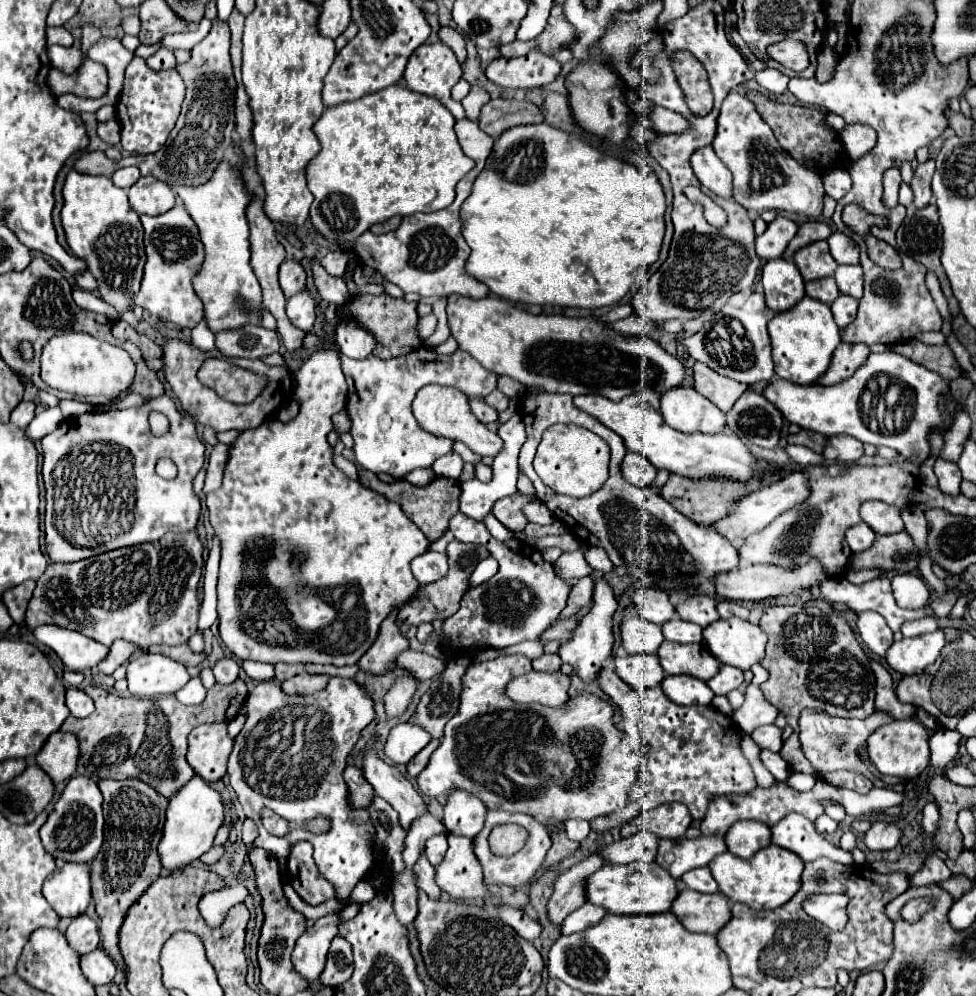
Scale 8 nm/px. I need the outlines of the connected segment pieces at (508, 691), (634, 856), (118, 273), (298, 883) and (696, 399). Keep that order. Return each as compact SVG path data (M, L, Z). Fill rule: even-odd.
M532 670L524 676L510 680L504 688L504 694L512 702L520 704L546 704L552 708L560 708L568 702L570 694L570 676L564 672L538 672Z
M642 830L642 832L636 832L634 836L622 838L614 844L600 848L600 852L612 864L630 864L636 860L652 862L658 852L658 840L660 838L654 836L654 832Z
M70 170L66 174L62 196L64 206L60 218L72 254L86 260L90 272L98 280L100 298L112 304L118 312L128 310L130 296L140 288L146 254L142 242L144 230L138 214L128 204L126 192L114 186L114 182L106 176L88 176ZM98 240L100 240L100 254L98 254Z
M310 842L296 844L288 856L288 880L296 894L312 906L334 898L334 888L330 888L330 884L318 876L318 868L314 868Z
M676 386L660 400L660 414L666 424L684 434L724 432L724 414L692 386Z

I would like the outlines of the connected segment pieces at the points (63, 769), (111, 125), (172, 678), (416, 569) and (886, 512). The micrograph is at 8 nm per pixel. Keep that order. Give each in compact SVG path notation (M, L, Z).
M54 732L36 754L36 764L52 778L52 782L66 782L76 770L78 754L80 750L74 734Z
M117 118L98 122L97 134L105 143L116 146L120 143L120 124Z
M142 654L128 664L126 680L130 694L153 699L180 690L190 680L190 674L172 658L160 654Z
M424 552L420 556L416 556L410 562L412 574L420 584L428 584L428 582L436 582L440 578L446 576L448 572L448 556L446 552Z
M870 500L870 502L862 504L860 516L878 536L896 534L896 532L904 530L904 522L900 518L898 508L892 504L880 502L880 500Z

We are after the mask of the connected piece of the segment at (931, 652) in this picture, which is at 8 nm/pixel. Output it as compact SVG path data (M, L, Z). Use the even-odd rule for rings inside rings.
M942 630L918 638L902 638L890 646L886 652L886 662L900 674L918 674L940 656L944 644L946 638Z

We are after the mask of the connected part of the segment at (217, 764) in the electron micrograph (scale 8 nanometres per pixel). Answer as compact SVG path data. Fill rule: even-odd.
M226 722L202 724L188 734L188 764L210 784L226 774L226 762L234 744L226 726Z

